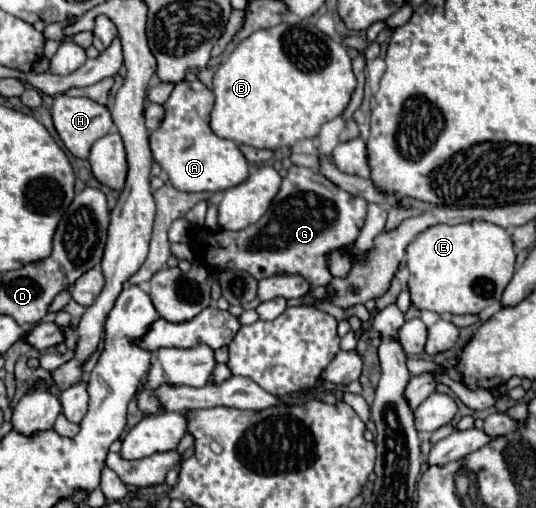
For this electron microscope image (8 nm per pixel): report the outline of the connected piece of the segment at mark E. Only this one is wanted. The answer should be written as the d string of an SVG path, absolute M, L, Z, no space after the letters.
M466 222L466 224L436 224L420 232L406 248L406 262L410 270L410 296L412 304L420 310L448 312L448 314L480 314L484 308L500 302L500 296L514 274L514 244L502 226L490 222Z

